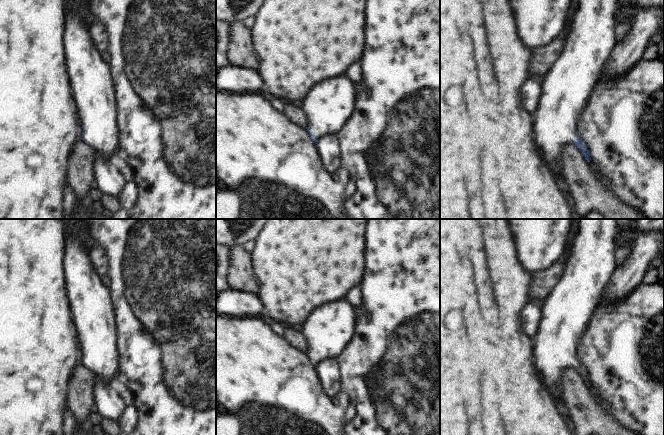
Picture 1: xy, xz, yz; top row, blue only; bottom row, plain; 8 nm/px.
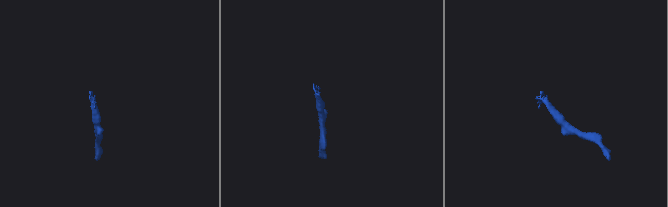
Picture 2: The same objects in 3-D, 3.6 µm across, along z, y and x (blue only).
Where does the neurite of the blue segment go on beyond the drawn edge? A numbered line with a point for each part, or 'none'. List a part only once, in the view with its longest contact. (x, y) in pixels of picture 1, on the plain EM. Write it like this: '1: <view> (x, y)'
1: xy (95, 314)

